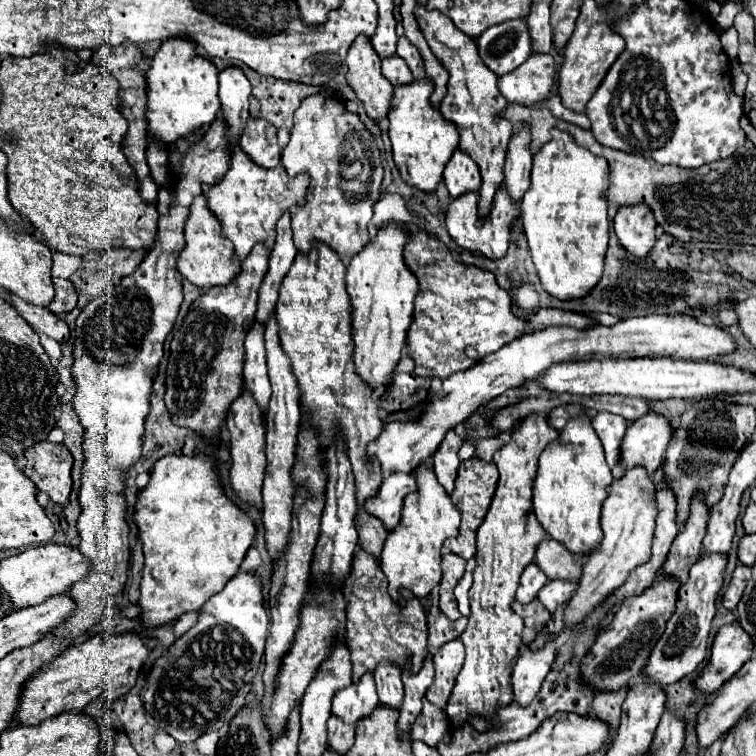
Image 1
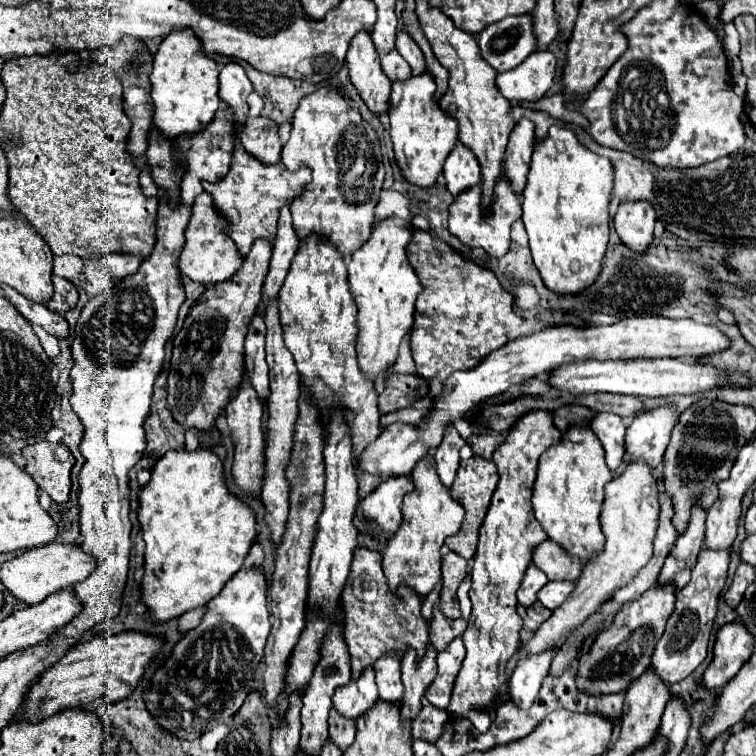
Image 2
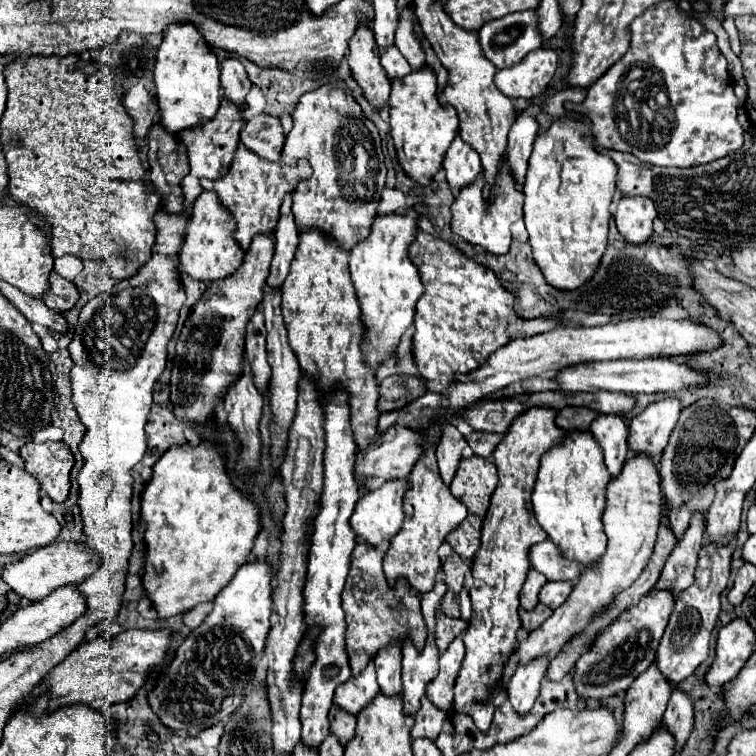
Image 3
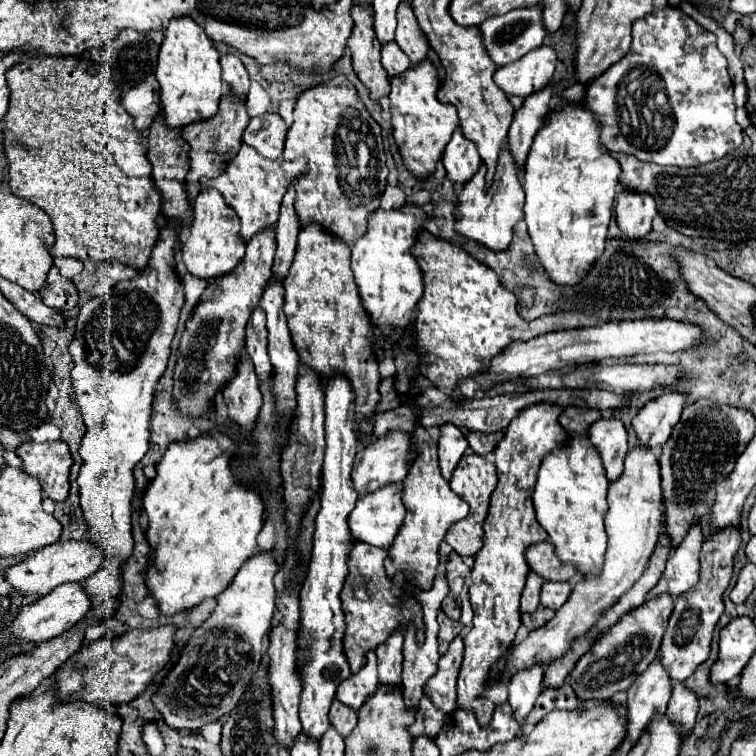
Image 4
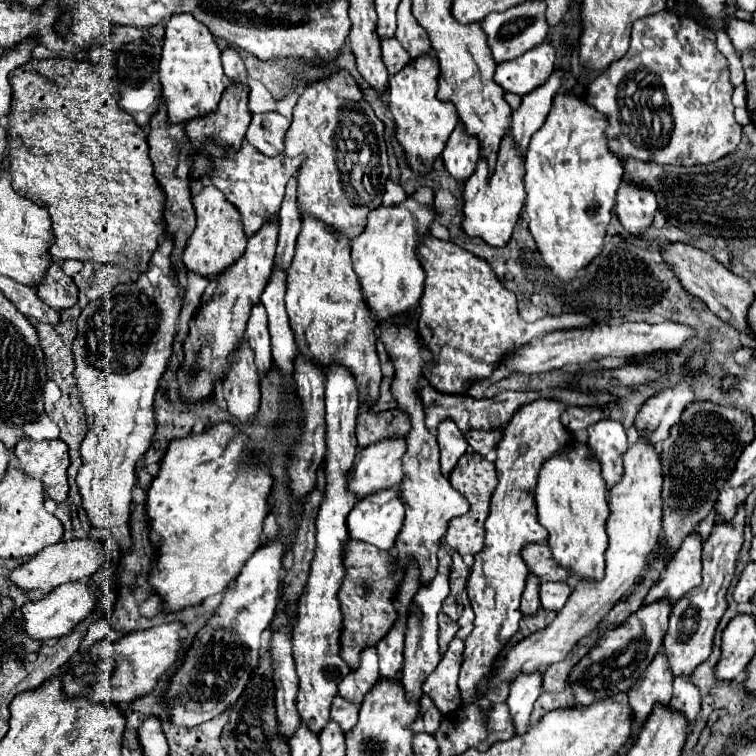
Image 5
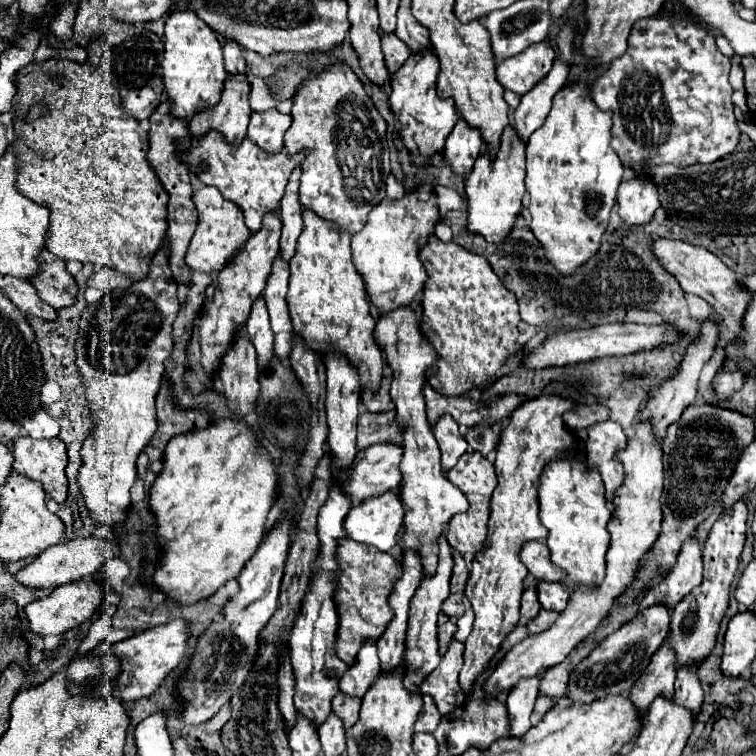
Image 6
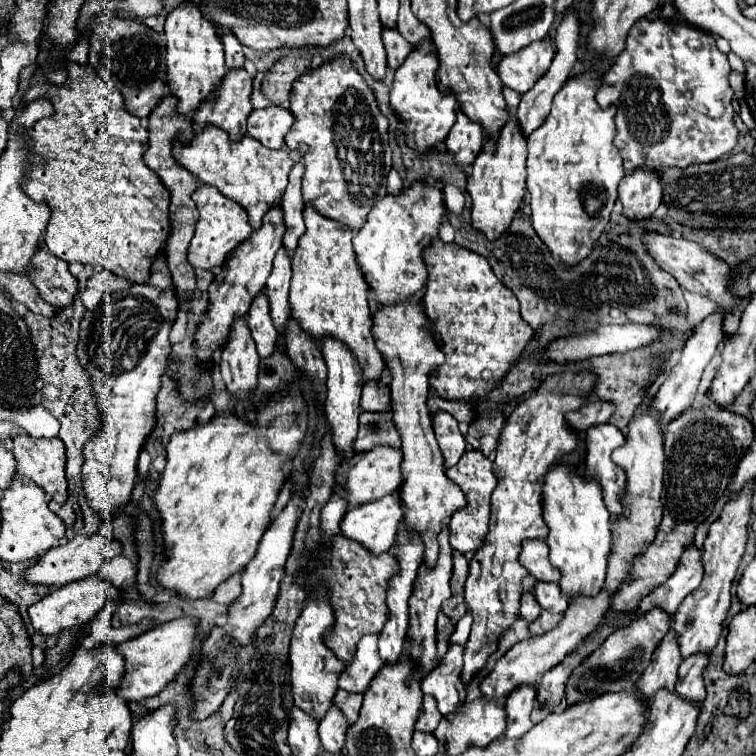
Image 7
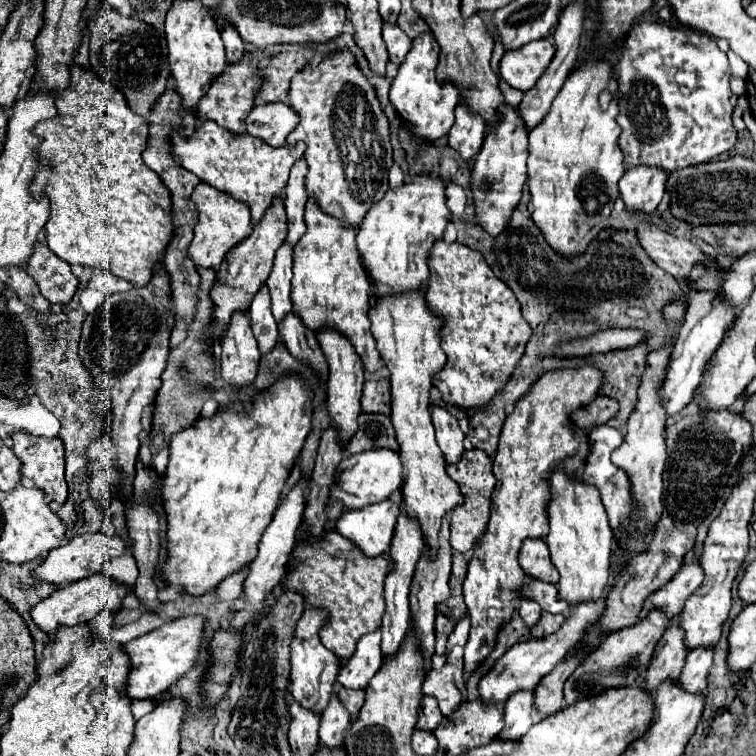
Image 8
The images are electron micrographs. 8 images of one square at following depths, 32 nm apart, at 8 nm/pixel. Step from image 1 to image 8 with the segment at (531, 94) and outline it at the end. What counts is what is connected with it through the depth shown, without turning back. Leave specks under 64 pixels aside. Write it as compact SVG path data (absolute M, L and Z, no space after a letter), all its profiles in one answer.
M544 38L520 48L520 52L506 52L500 60L500 76L506 84L526 92L548 68L556 48Z

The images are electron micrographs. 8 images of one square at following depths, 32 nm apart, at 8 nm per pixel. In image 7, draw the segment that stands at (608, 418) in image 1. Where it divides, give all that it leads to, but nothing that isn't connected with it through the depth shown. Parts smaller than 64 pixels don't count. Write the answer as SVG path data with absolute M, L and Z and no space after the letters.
M610 422L596 424L596 428L588 428L586 438L586 462L584 462L584 474L586 476L598 476L602 484L602 494L606 508L610 512L610 520L620 518L620 496L624 490L624 470L616 466L610 458L610 454L626 442L622 430Z

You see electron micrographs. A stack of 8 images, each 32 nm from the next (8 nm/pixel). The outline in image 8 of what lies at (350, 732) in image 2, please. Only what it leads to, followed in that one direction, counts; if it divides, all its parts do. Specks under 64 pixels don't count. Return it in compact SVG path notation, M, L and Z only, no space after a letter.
M336 686L336 694L338 694L338 700L344 704L344 708L348 710L350 718L356 720L358 712L360 712L360 706L364 704L364 692L352 692L352 690Z

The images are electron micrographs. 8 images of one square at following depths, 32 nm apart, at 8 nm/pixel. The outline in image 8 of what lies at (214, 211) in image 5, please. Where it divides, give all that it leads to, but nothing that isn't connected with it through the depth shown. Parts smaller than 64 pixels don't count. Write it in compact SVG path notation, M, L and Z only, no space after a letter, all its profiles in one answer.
M200 182L194 192L192 192L192 202L198 208L198 224L194 226L194 240L188 248L188 256L190 260L200 266L200 268L218 268L224 260L224 256L236 246L240 244L244 238L250 236L252 232L252 224L250 224L250 216L248 216L248 206L240 204L238 200L228 198L228 194L218 192L216 188Z

